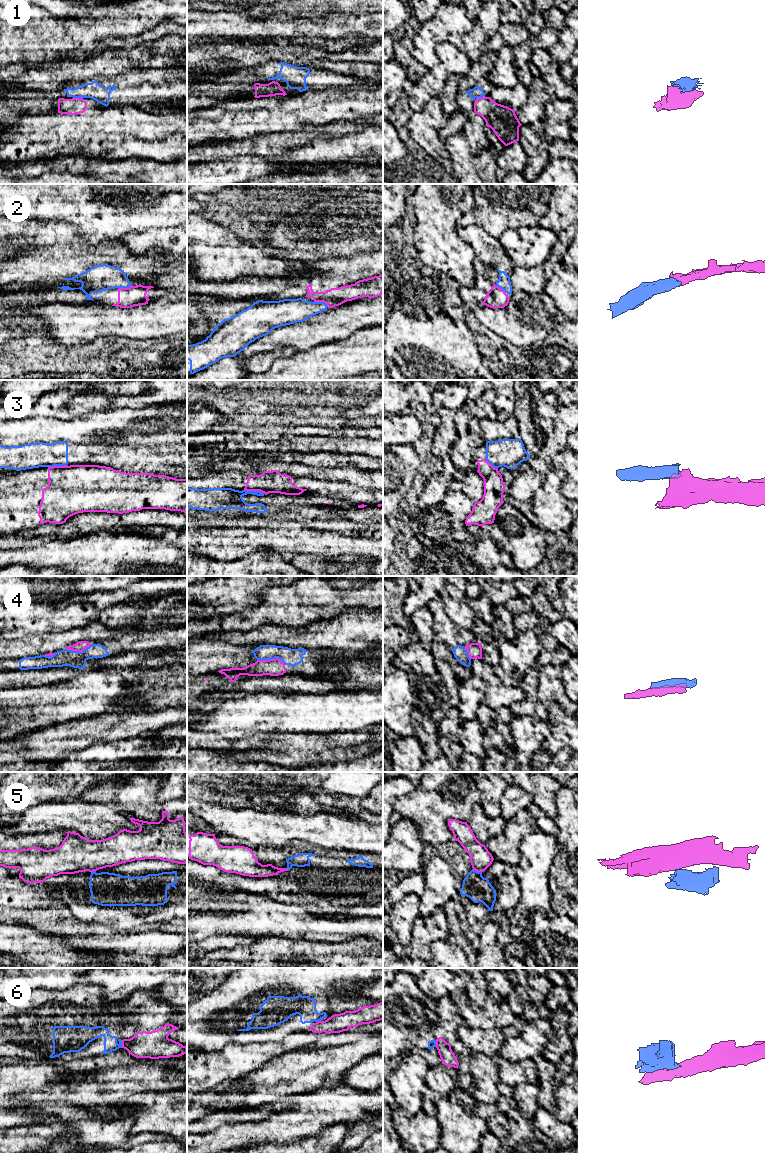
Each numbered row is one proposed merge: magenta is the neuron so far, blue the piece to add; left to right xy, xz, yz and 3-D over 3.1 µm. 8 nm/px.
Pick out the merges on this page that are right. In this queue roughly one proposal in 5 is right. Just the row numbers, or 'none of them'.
2, 4

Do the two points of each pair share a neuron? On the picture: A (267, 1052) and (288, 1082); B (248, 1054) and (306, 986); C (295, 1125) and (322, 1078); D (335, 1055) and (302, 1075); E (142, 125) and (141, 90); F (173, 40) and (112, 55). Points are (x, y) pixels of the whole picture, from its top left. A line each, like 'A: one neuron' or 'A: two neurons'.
A: two neurons
B: two neurons
C: two neurons
D: one neuron
E: two neurons
F: one neuron

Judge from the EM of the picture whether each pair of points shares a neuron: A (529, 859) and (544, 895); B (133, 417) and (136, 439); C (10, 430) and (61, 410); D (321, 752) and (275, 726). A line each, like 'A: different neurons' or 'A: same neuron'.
A: same neuron
B: same neuron
C: different neurons
D: different neurons

